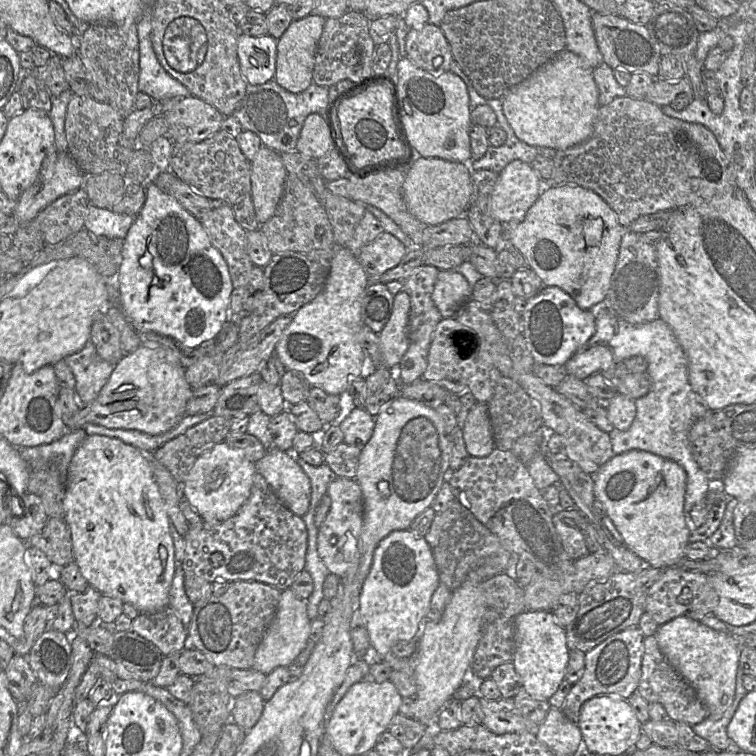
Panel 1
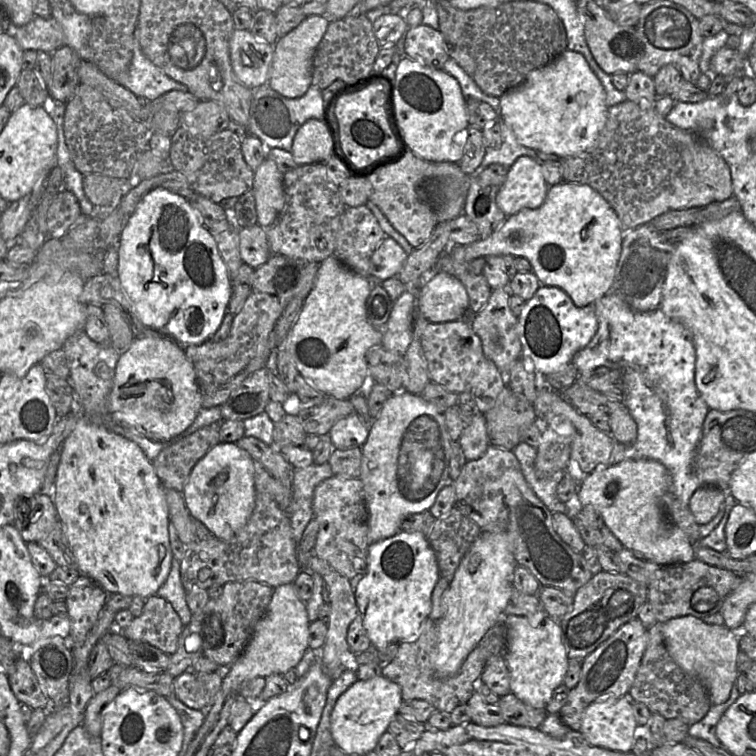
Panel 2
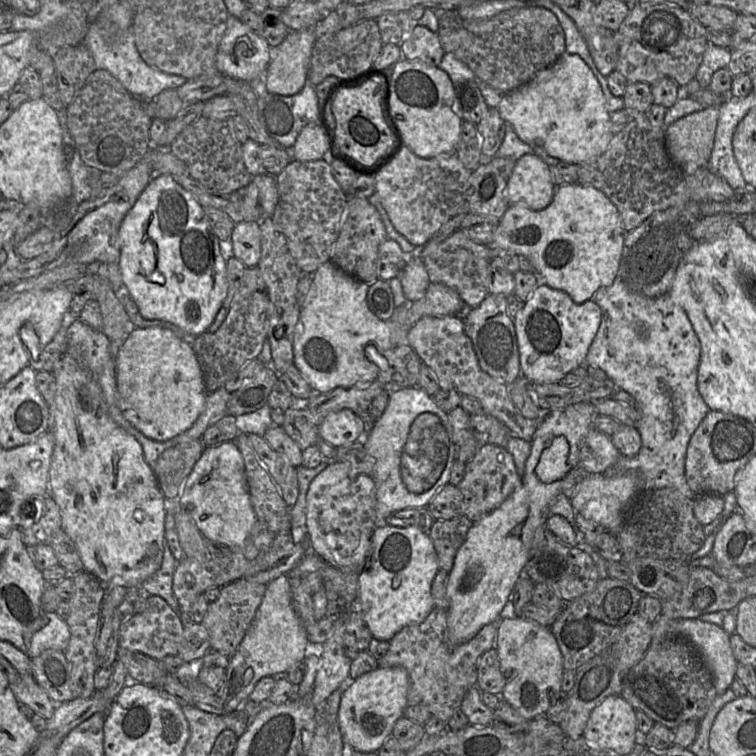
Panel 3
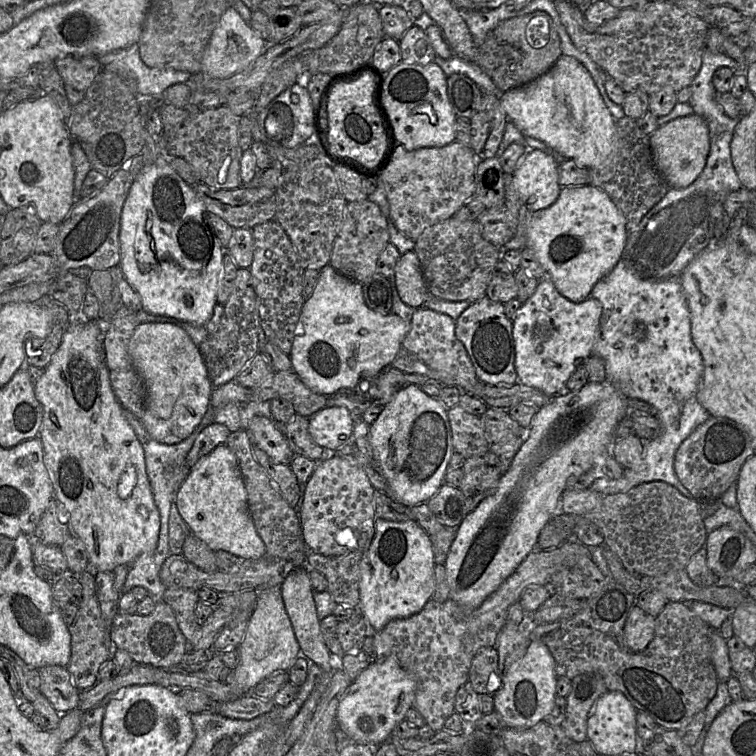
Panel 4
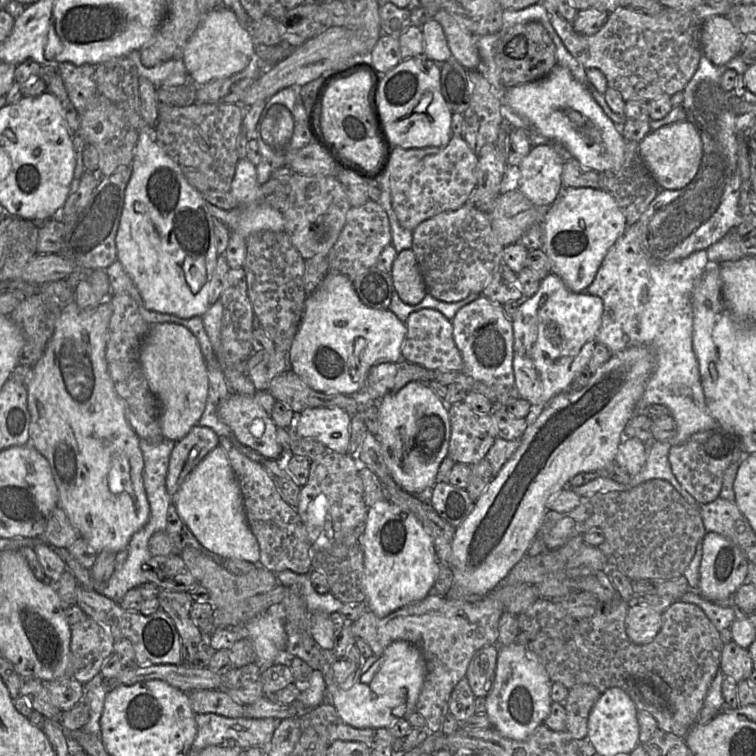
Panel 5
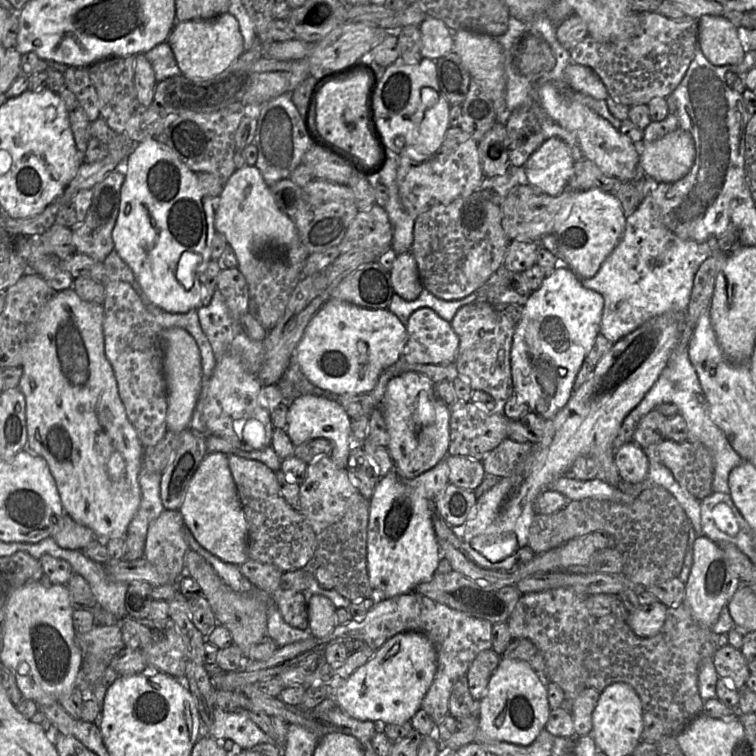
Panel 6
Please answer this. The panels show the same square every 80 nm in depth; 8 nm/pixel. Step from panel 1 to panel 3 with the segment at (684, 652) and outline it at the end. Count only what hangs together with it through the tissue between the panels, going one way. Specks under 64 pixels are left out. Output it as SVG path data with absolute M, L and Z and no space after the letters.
M683 618L677 621L677 632L695 647L709 668L716 693L722 694L730 688L738 662L733 655L730 635L723 627L699 618Z

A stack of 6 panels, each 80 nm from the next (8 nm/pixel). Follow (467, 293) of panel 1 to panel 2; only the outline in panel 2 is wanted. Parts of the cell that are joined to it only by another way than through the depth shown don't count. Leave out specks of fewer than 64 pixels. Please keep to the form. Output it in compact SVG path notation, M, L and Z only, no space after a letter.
M445 272L425 278L417 292L416 302L417 314L431 323L462 319L469 310L465 286L459 279Z

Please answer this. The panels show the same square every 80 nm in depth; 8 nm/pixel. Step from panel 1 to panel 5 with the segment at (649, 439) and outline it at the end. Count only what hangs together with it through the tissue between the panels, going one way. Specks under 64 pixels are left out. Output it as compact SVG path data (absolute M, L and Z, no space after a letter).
M637 224L628 225L623 234L609 249L603 259L593 282L586 292L598 296L603 301L603 313L596 343L605 345L611 355L628 347L646 346L650 349L654 358L654 368L646 383L645 390L636 405L636 412L651 404L661 404L668 408L670 415L676 423L676 434L668 441L653 441L646 444L646 463L641 471L631 477L628 484L617 483L604 475L599 475L594 480L572 490L581 498L609 492L621 492L636 487L652 479L660 479L668 482L689 504L698 504L676 480L672 473L668 460L668 454L673 446L688 440L693 434L719 425L710 414L706 405L703 387L701 384L699 366L692 347L693 332L693 308L692 296L696 284L702 277L708 266L706 250L699 250L686 258L671 262L654 261L648 254L647 248L641 239L641 229Z

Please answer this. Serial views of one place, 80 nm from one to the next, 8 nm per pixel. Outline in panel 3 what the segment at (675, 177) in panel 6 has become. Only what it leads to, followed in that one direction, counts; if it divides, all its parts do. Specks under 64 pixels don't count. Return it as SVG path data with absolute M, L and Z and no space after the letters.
M710 106L665 127L665 146L673 165L691 175L706 167L714 144L720 107Z

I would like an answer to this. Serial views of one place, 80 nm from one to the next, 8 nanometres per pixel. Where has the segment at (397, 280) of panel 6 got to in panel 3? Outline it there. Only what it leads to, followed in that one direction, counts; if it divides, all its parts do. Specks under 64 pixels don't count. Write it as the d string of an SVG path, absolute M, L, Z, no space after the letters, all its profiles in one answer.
M407 255L407 262L399 278L407 301L415 302L425 296L430 279L420 256Z

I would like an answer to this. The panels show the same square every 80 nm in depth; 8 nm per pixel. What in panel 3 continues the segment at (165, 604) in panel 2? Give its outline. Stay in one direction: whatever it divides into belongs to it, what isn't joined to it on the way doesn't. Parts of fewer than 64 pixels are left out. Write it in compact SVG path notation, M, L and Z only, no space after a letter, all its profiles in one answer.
M150 595L147 607L140 614L134 614L120 624L119 646L127 650L143 653L157 661L165 656L176 656L182 641L184 626L171 606L161 597Z

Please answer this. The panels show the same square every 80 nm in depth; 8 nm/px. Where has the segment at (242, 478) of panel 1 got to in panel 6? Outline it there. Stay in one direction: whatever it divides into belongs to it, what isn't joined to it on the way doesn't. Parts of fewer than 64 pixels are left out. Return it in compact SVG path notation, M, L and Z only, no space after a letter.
M207 453L189 482L179 510L195 539L210 553L222 561L236 565L249 559L248 525L226 454Z

